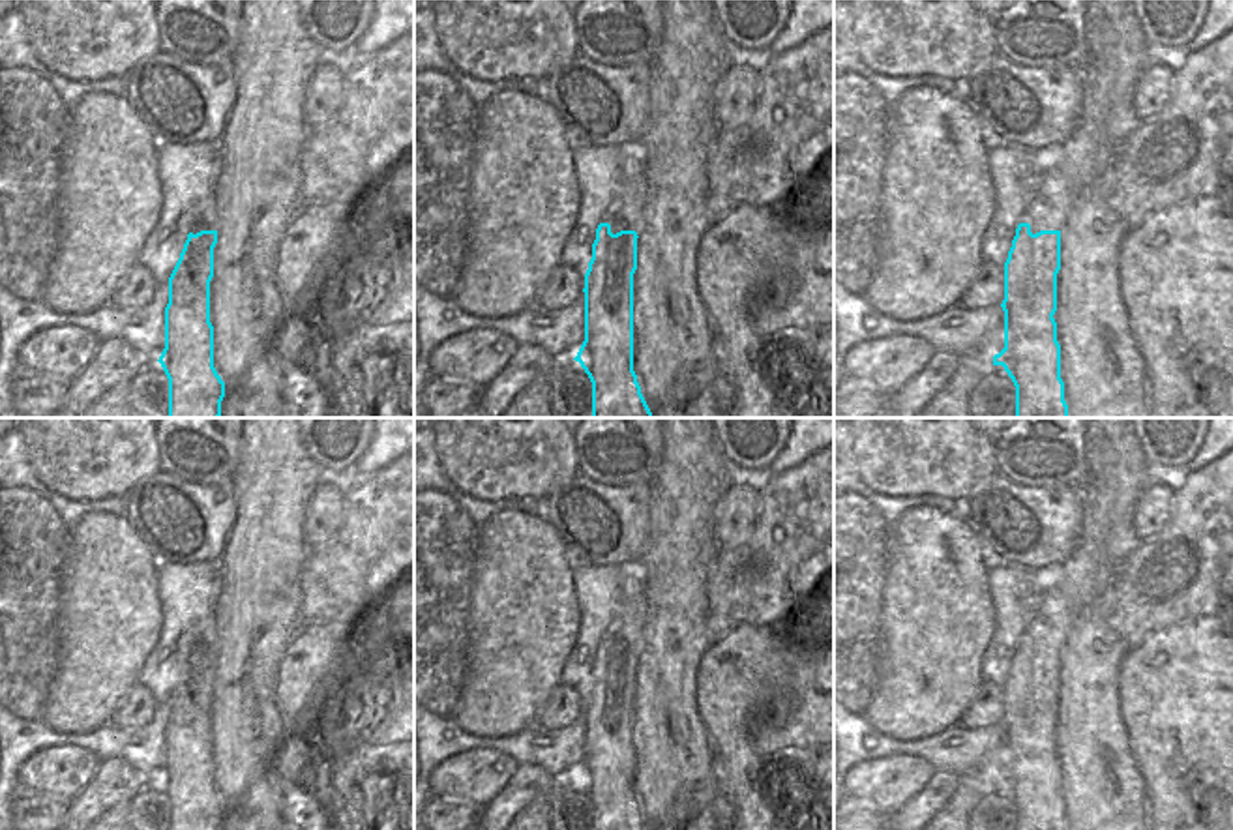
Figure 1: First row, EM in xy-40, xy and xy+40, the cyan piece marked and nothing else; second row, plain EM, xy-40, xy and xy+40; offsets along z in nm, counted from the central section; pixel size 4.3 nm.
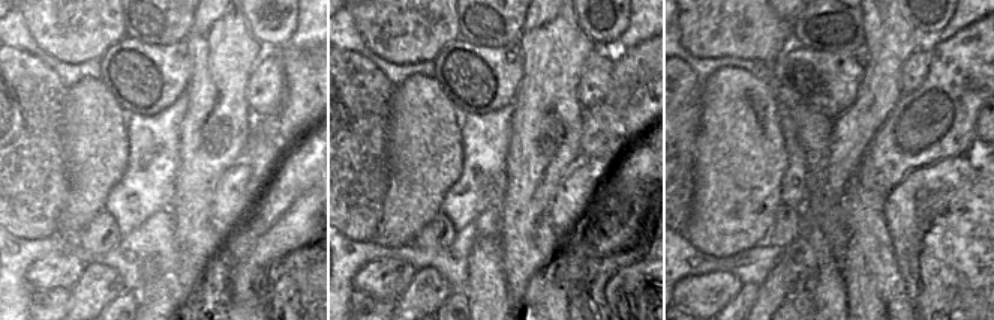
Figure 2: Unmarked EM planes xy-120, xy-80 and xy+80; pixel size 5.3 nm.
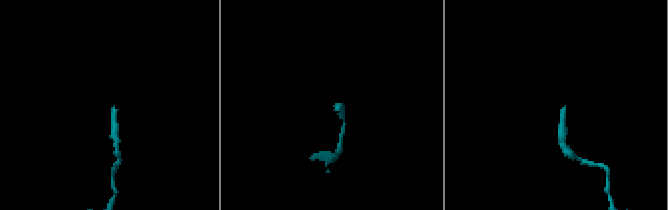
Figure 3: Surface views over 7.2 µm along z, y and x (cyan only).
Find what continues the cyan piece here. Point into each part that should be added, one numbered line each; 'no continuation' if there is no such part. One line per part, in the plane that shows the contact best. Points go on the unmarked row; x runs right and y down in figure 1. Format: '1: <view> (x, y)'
1: xy+40 (1117, 467)

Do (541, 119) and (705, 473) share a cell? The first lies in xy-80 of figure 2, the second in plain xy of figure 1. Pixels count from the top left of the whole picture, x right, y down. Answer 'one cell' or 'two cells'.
one cell

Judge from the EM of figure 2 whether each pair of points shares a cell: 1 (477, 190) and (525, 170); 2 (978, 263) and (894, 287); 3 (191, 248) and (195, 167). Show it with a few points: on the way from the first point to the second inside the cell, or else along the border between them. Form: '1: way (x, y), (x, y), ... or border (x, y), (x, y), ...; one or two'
1: border (510, 143), (507, 149), (507, 190), (499, 206); two
2: border (892, 251), (910, 304); two
3: way (192, 229), (194, 187); one

